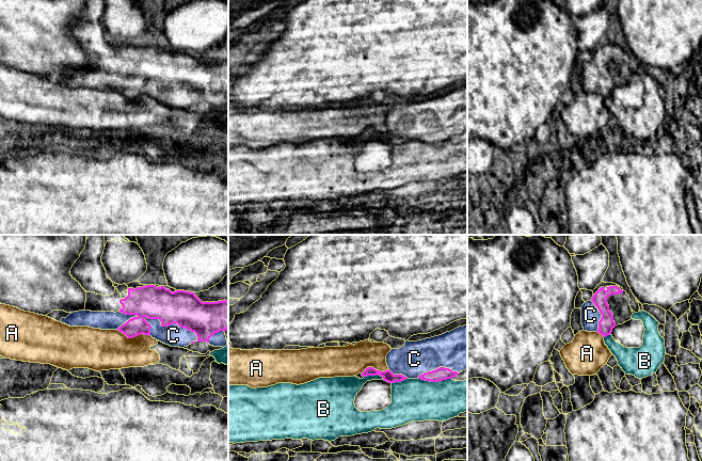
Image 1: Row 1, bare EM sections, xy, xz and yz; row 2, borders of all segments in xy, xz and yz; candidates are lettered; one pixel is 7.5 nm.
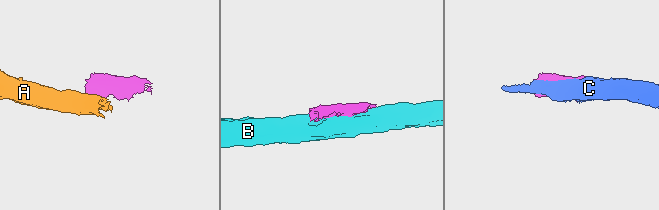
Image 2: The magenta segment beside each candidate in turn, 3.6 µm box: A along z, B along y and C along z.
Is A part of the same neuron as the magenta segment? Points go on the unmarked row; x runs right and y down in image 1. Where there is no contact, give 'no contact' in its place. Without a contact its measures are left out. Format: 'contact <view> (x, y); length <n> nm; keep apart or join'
contact xy (133, 97); length 260 nm; keep apart

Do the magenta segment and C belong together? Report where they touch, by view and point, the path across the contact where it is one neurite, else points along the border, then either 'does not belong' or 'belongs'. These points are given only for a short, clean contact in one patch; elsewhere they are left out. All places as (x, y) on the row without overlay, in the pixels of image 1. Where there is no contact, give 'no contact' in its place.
xy (172, 83) | belongs

